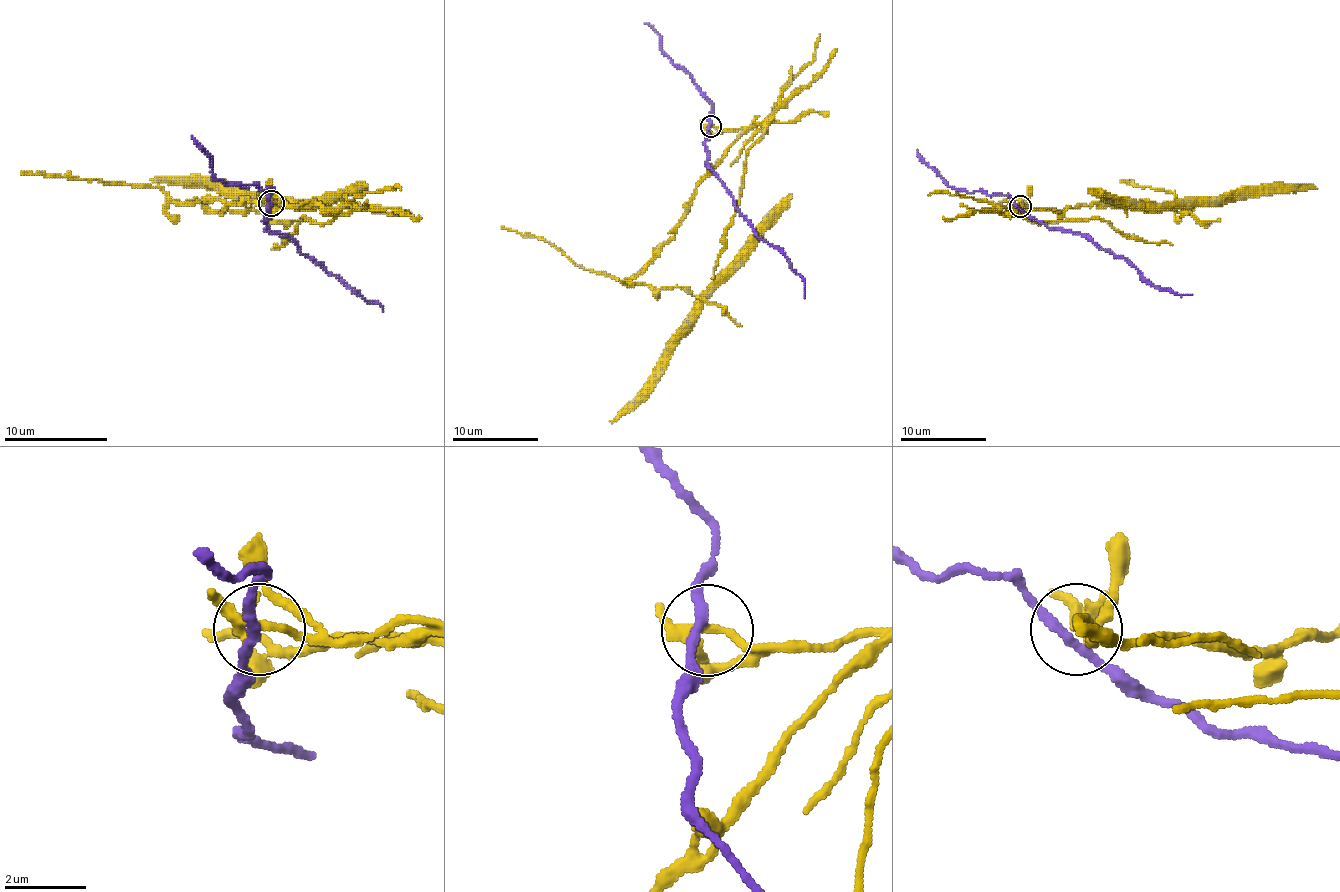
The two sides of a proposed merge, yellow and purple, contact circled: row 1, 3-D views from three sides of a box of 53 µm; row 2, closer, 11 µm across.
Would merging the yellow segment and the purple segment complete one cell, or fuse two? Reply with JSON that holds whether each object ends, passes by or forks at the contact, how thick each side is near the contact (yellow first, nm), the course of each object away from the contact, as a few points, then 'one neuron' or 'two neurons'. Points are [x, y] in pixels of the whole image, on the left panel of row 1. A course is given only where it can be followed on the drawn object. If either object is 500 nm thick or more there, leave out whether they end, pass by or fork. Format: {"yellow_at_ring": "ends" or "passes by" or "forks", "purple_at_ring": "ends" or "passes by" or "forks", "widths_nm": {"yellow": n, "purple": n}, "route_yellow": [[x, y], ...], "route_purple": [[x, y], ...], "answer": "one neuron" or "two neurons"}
{"yellow_at_ring": "forks", "purple_at_ring": "passes by", "widths_nm": {"yellow": 200, "purple": 240}, "route_yellow": [[271, 203], [305, 205], [176, 203], [199, 200], [210, 210], [259, 210], [264, 205], [150, 179]], "route_purple": [[269, 205], [264, 221], [266, 228], [284, 233], [302, 254], [362, 298], [382, 308]], "answer": "two neurons"}

